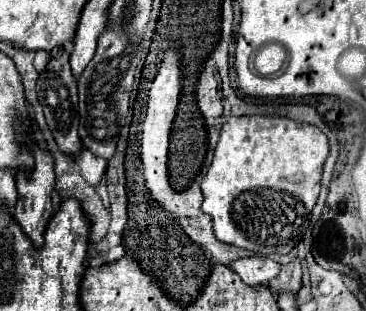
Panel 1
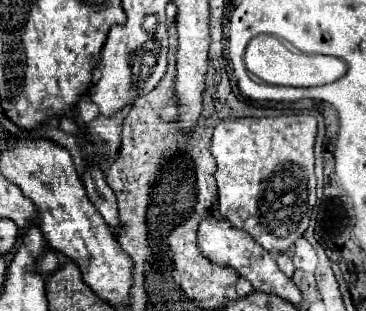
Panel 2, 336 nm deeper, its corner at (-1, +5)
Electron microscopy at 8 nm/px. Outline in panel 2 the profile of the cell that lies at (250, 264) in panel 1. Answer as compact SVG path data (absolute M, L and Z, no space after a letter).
M276 254L274 256L276 258L276 264L280 266L280 270L288 276L288 278L292 278L292 274L294 274L294 264L292 264L292 258L290 256L286 256L286 254Z

